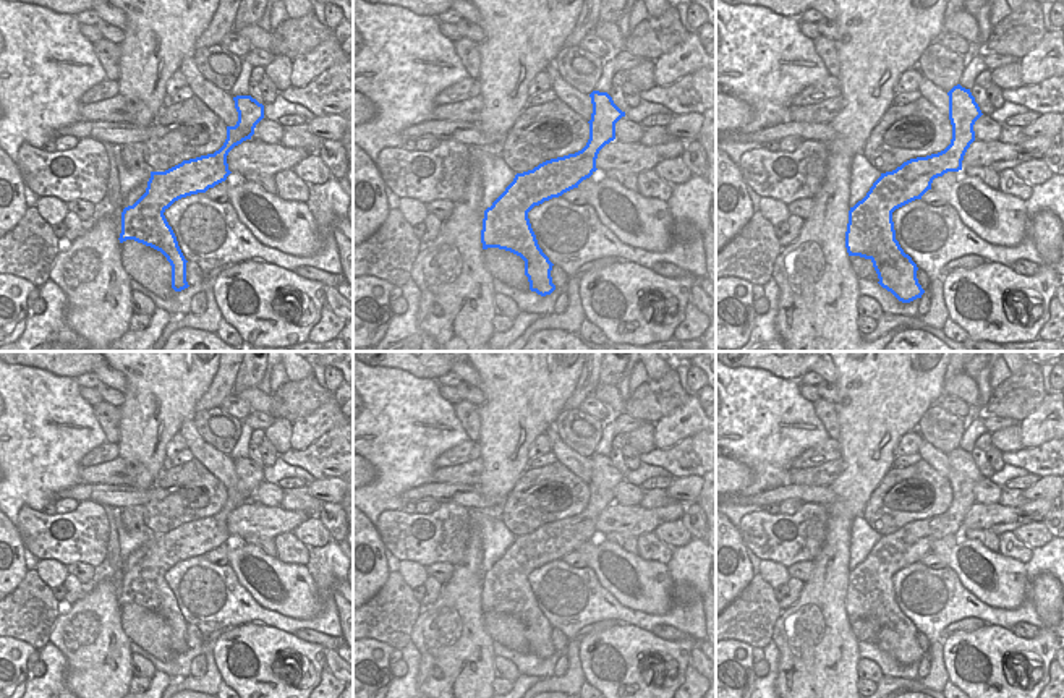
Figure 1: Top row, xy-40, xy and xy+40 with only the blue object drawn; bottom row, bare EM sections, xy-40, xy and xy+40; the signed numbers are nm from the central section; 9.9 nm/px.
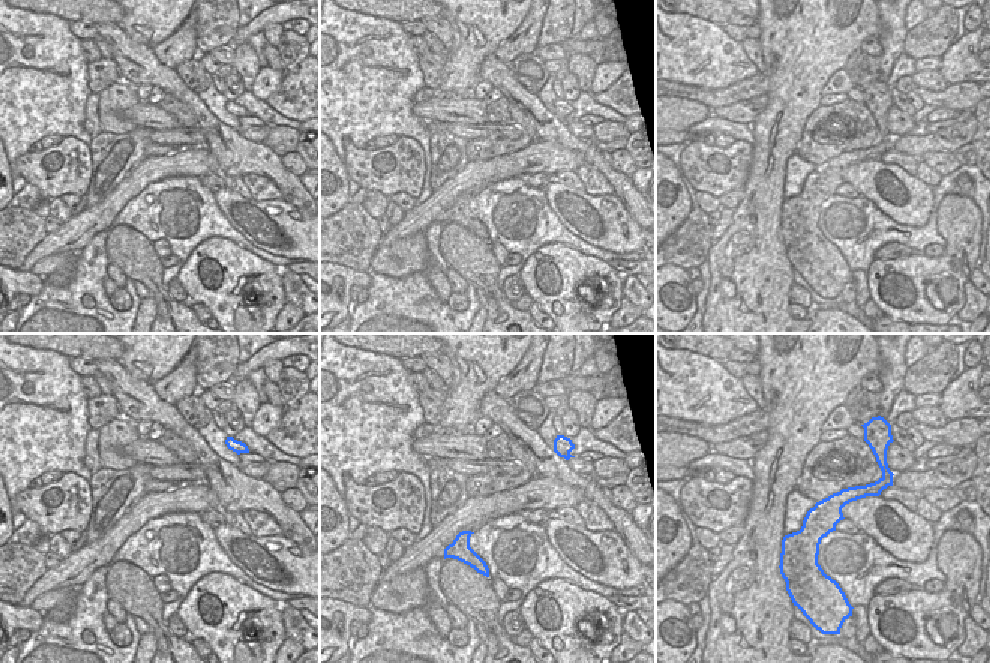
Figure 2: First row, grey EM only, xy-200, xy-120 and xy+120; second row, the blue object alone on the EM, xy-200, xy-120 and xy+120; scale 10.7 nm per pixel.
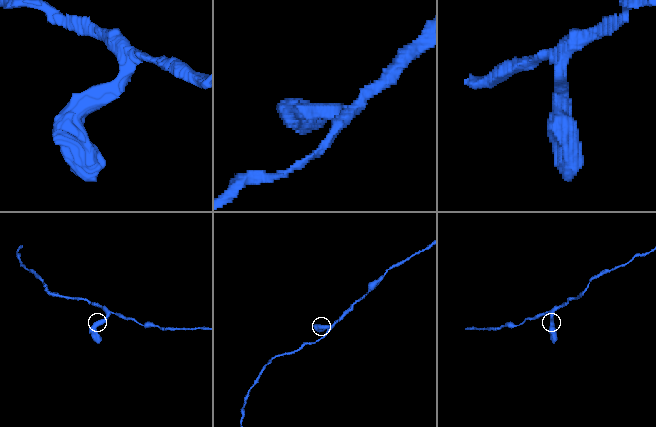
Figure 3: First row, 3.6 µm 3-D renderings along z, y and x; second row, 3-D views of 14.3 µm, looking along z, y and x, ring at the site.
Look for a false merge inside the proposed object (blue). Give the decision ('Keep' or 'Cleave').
Keep

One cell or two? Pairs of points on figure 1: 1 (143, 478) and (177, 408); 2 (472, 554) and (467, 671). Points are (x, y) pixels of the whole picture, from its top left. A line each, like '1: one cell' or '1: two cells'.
1: one cell
2: one cell

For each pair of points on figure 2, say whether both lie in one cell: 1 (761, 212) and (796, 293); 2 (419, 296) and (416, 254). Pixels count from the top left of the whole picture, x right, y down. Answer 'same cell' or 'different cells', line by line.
1: different cells
2: different cells

